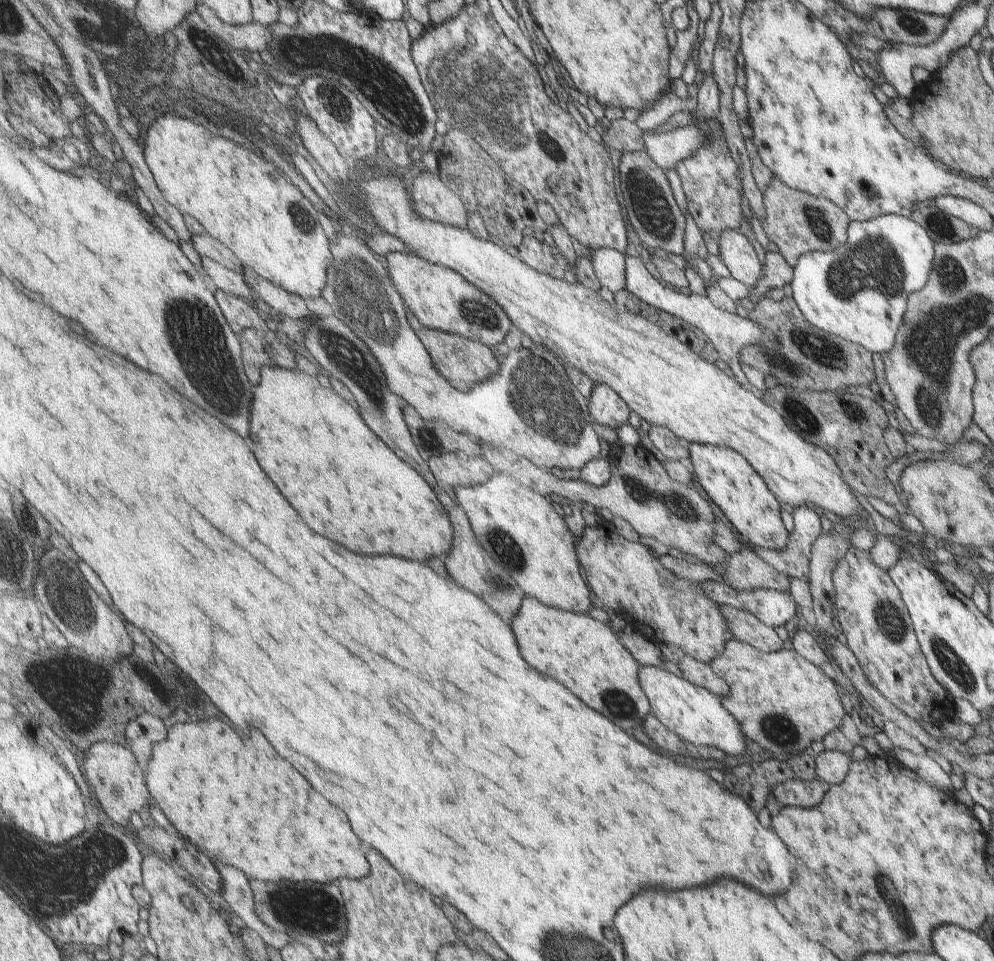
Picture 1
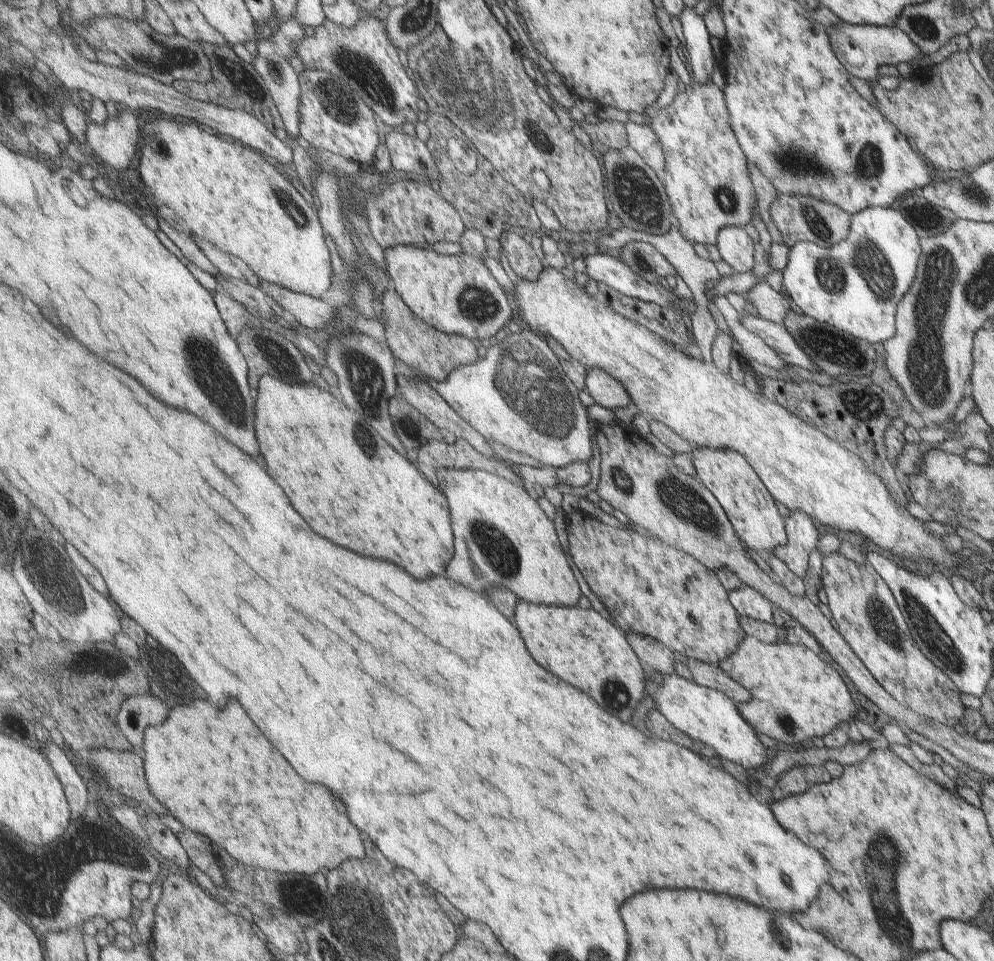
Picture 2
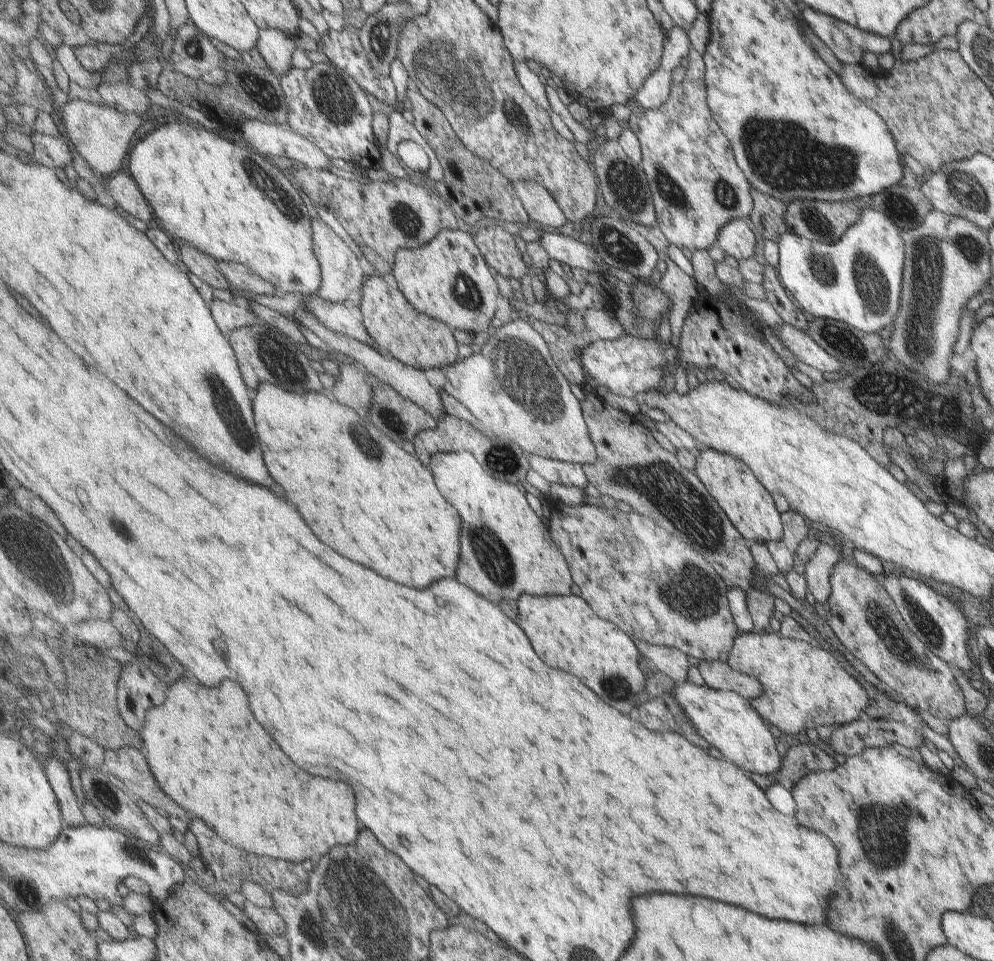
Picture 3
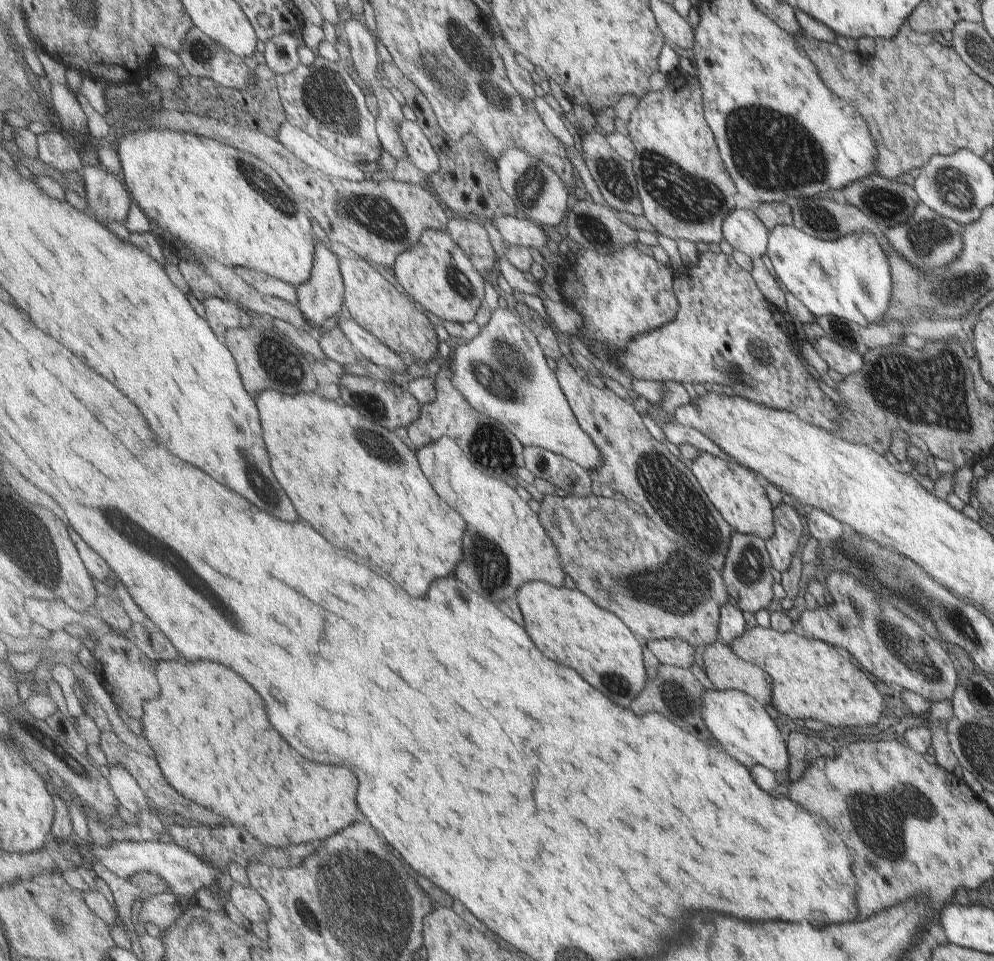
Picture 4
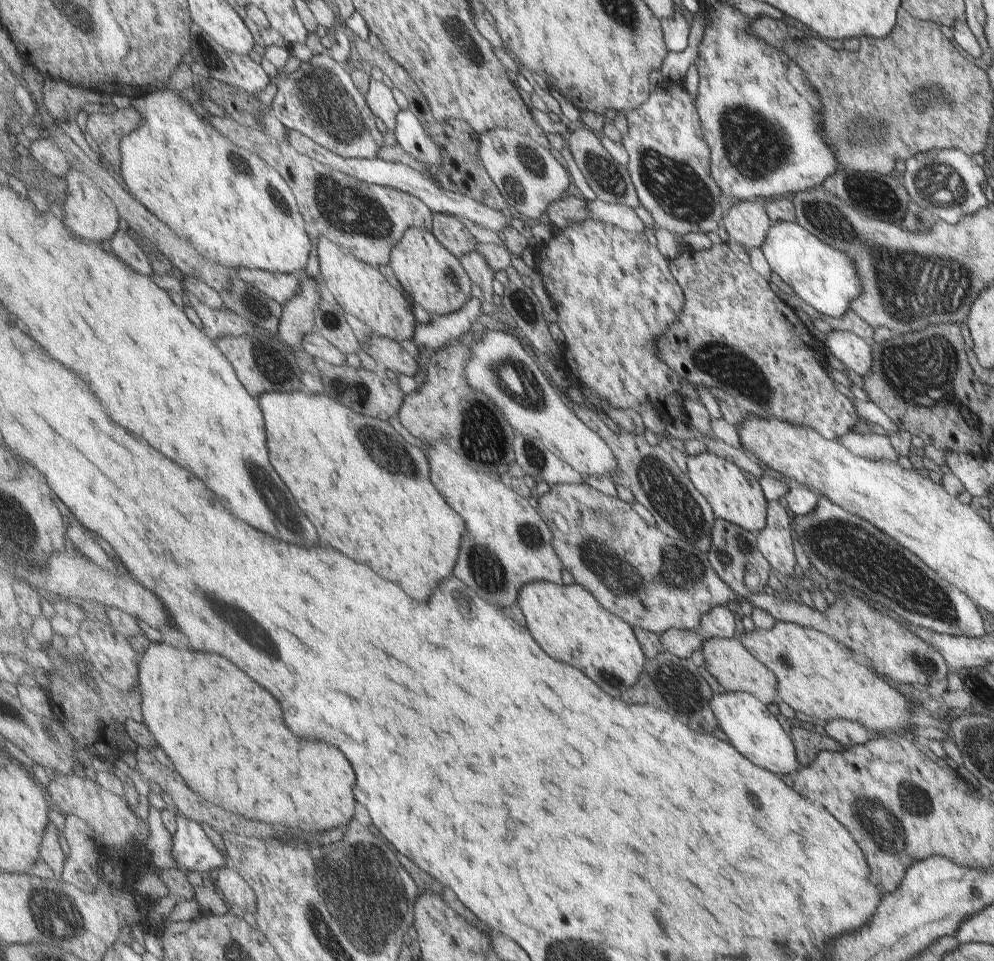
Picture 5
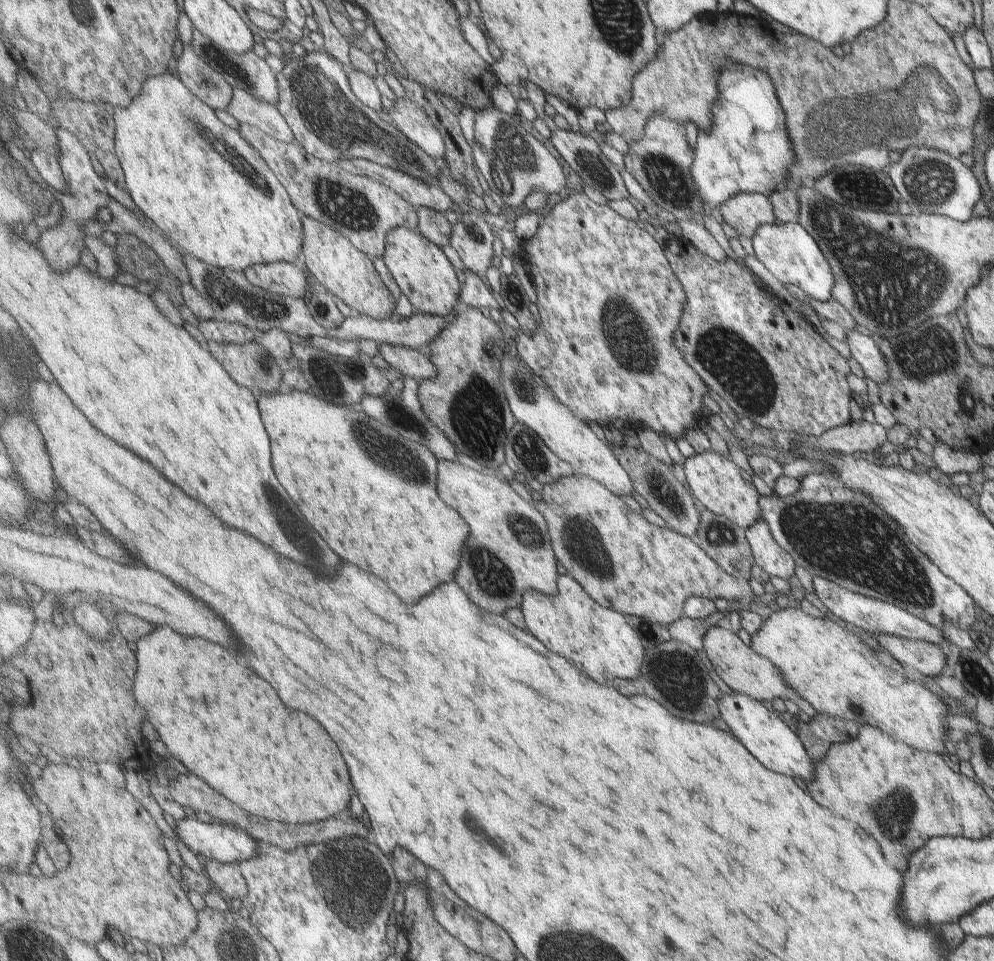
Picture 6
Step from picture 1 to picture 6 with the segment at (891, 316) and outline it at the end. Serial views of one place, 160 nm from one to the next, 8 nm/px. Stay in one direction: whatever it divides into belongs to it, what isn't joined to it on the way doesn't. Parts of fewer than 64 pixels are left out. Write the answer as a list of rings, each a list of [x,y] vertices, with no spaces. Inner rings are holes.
[[[797,222],[765,224],[751,236],[751,246],[755,258],[777,281],[782,284],[797,286],[805,298],[825,302],[832,298],[832,268],[817,243]]]

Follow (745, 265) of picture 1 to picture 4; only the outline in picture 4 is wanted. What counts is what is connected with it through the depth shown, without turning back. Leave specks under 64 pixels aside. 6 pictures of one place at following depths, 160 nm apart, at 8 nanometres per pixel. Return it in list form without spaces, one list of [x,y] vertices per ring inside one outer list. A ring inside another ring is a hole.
[[[745,209],[732,210],[724,220],[723,229],[725,240],[729,243],[733,251],[738,250],[750,259],[766,254],[769,230],[764,226],[764,223],[757,218],[757,215],[753,211]]]

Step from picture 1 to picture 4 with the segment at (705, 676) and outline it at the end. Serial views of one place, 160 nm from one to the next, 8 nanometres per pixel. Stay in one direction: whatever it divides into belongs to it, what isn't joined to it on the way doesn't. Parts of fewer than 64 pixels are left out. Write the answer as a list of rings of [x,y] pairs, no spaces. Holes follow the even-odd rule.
[[[727,644],[701,647],[704,672],[713,688],[724,691],[737,689],[770,704],[770,676],[758,666],[741,660]]]

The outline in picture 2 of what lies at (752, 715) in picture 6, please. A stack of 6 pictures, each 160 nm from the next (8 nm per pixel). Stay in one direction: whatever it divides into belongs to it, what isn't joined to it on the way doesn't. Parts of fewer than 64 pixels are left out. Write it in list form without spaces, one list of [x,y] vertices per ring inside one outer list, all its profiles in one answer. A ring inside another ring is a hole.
[[[675,673],[661,675],[661,682],[659,683],[652,683],[647,679],[647,691],[655,704],[655,710],[660,712],[670,725],[673,725],[683,734],[688,735],[689,738],[710,746],[719,757],[731,760],[731,762],[735,762],[735,764],[740,764],[745,769],[759,768],[759,764],[761,764],[763,760],[767,760],[765,758],[765,750],[763,750],[763,746],[759,744],[757,736],[753,734],[753,729],[750,727],[750,724],[747,724],[743,718],[741,718],[737,709],[733,708],[732,699],[724,692],[698,685],[693,681],[689,682]]]

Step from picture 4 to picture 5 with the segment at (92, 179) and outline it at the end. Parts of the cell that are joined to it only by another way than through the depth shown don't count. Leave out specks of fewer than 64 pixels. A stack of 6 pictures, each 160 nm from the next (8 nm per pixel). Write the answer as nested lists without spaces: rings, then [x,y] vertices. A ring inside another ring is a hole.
[[[77,167],[71,168],[67,176],[66,195],[63,204],[65,220],[74,235],[77,234],[86,241],[105,242],[105,240],[112,240],[119,232],[120,212],[115,201],[95,185],[95,182],[83,170],[79,170]]]

